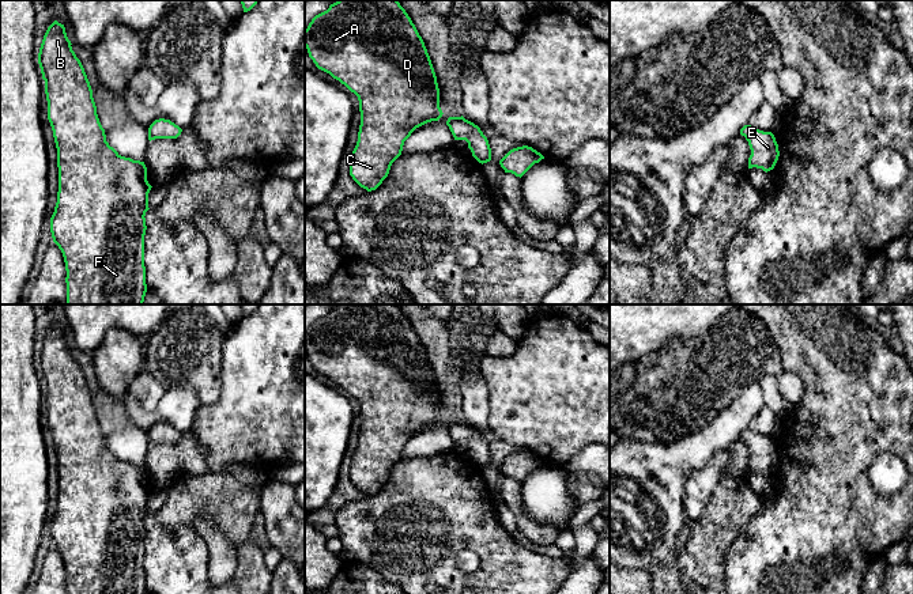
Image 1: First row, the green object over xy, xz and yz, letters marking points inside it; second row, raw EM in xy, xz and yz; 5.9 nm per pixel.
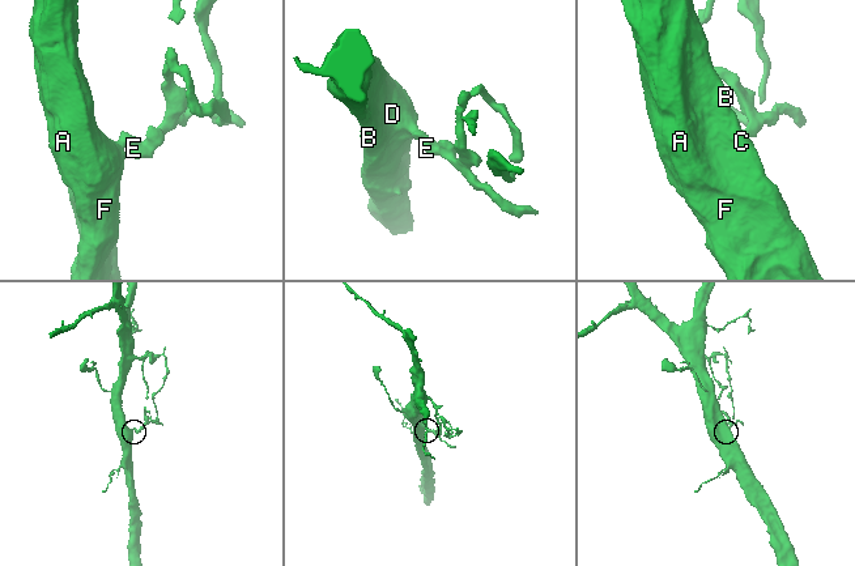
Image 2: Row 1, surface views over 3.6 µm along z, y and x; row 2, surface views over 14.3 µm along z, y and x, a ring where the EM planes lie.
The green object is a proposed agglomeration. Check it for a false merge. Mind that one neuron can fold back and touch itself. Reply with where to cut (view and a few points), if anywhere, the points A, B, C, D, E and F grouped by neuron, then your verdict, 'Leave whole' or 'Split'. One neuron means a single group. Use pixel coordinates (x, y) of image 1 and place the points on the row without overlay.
No split. Groups: A B C D E F. Leave whole

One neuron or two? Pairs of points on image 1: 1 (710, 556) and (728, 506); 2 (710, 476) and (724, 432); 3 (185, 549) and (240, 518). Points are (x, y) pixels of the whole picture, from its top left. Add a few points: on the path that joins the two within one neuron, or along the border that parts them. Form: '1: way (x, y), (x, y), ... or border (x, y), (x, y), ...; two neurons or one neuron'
1: way (710, 544), (710, 536), (724, 518); one neuron
2: border (727, 445), (720, 447), (702, 466), (693, 469); two neurons
3: border (161, 522), (163, 525), (181, 525), (192, 529); two neurons

